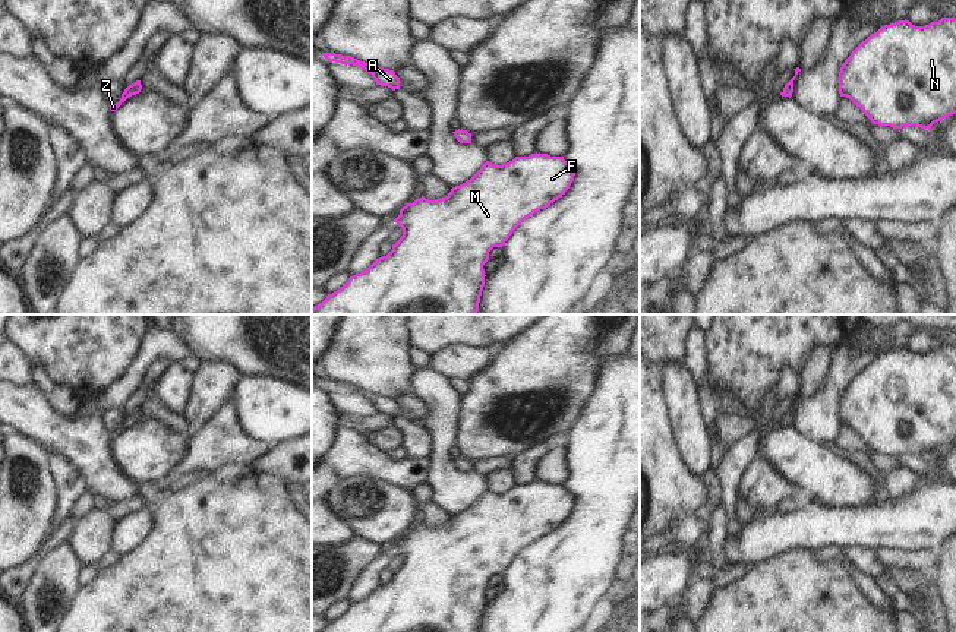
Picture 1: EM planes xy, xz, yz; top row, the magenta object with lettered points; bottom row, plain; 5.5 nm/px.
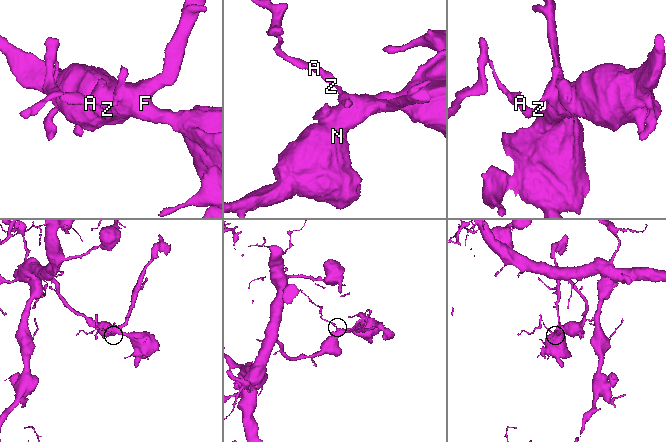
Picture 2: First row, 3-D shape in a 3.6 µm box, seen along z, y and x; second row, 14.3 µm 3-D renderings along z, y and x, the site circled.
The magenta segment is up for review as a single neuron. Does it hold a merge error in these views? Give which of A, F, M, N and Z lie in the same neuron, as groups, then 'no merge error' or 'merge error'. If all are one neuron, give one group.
A F M N Z | no merge error

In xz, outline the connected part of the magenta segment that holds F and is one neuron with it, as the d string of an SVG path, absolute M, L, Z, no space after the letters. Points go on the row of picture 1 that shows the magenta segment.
M548 154L515 157L502 165L486 161L470 180L452 187L445 198L429 200L422 196L403 206L394 219L403 228L403 236L392 244L392 250L367 269L350 276L341 288L315 306L312 315L476 315L485 287L483 265L489 260L489 252L502 247L526 218L562 198L574 176L574 168L564 157Z

